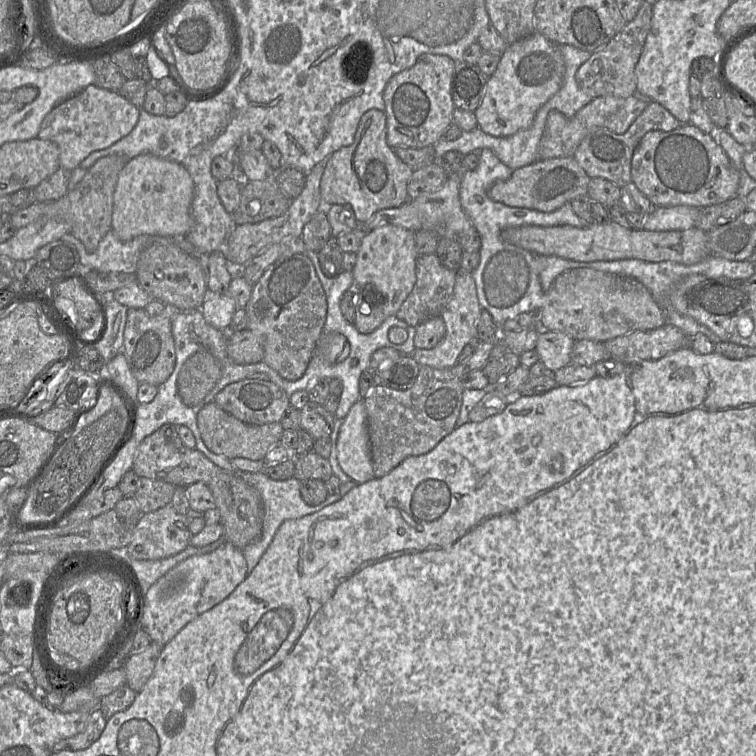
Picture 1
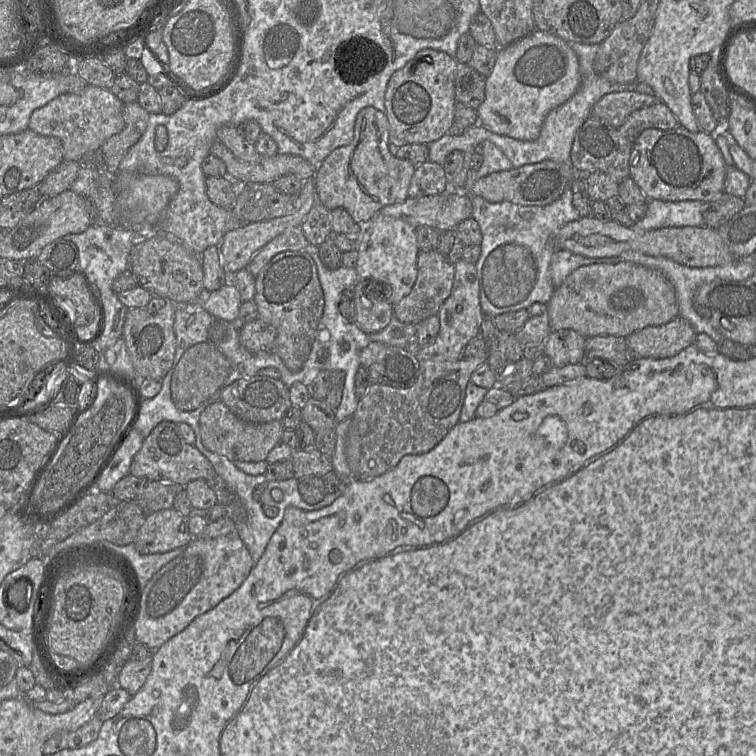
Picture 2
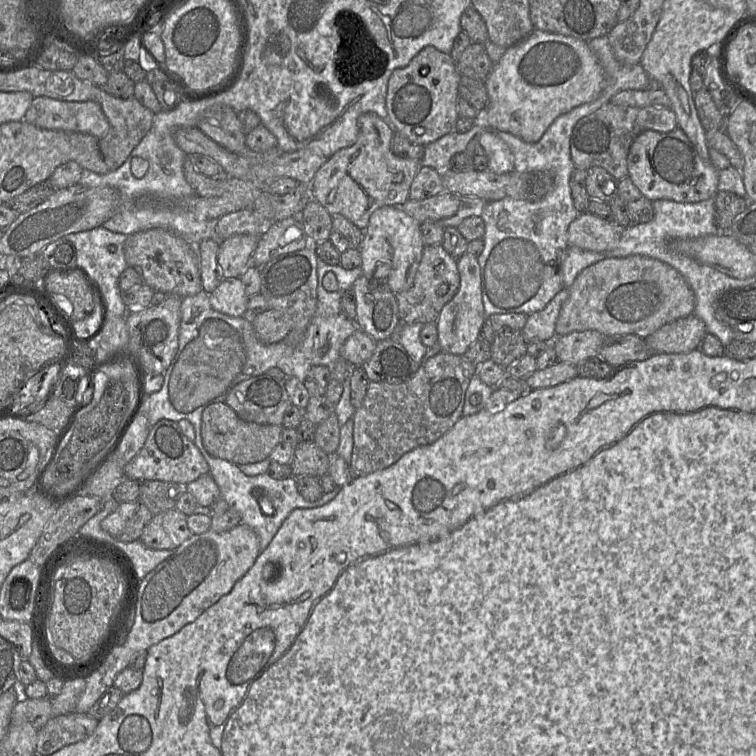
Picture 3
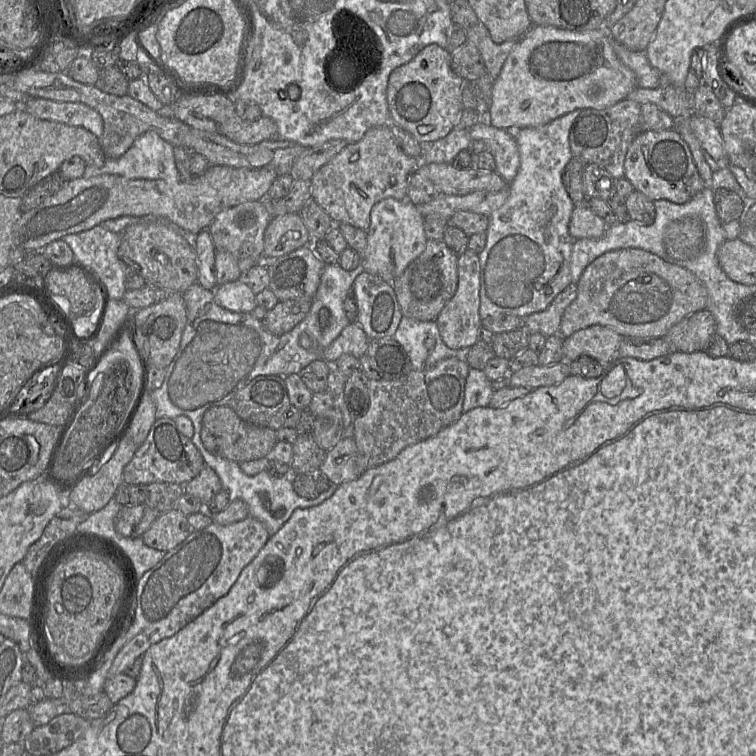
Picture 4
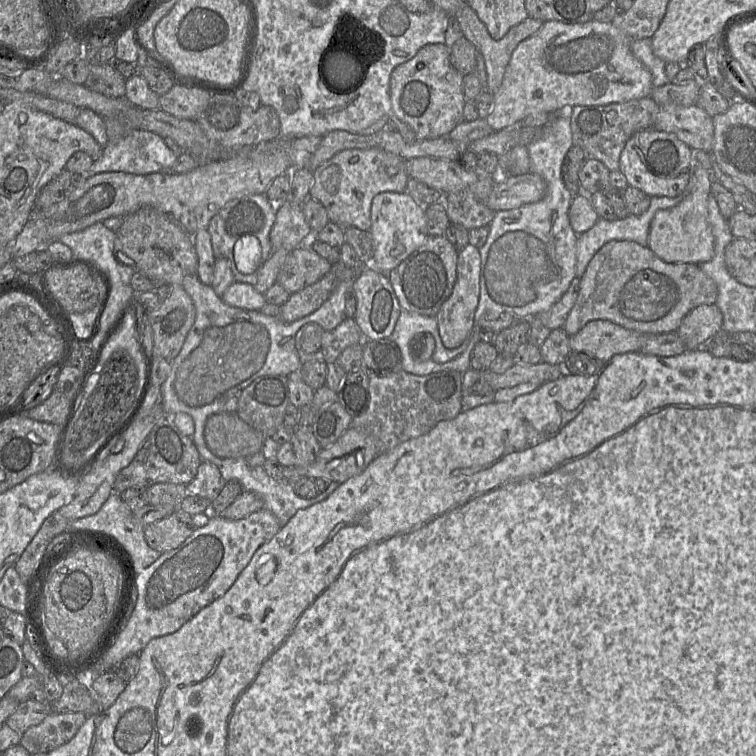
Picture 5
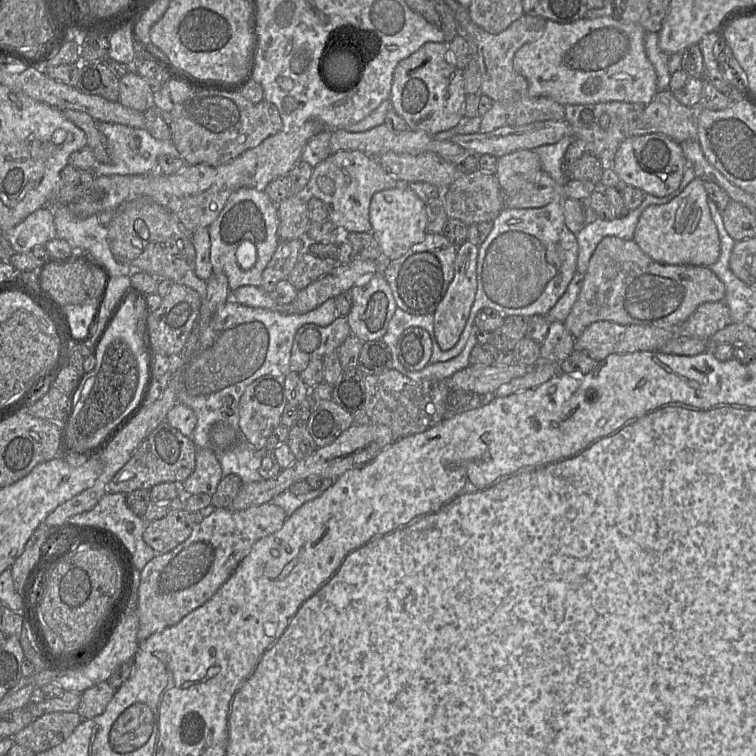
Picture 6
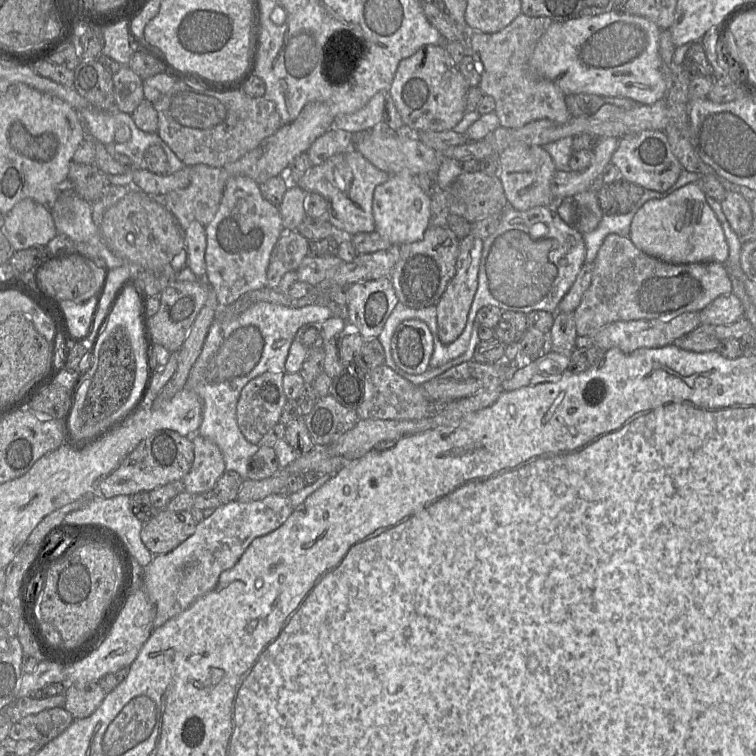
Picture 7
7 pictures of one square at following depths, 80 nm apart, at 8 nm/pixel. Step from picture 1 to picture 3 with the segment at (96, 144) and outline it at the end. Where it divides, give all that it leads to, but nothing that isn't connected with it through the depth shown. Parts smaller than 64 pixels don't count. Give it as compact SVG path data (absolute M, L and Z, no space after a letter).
M46 96L33 98L24 120L39 128L87 133L97 139L104 137L109 129L98 103L62 101Z

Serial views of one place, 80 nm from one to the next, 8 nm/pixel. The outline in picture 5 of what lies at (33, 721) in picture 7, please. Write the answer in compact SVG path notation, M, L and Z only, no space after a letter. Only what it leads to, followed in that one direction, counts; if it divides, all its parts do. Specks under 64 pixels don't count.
M81 712L51 713L22 734L20 745L31 755L50 752L72 739L86 718Z

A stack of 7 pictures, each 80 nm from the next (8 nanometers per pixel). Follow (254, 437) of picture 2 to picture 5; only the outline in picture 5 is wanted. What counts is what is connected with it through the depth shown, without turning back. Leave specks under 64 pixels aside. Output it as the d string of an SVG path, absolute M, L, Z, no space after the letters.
M237 413L211 415L205 424L208 449L219 458L247 458L260 452L264 435L245 423Z

